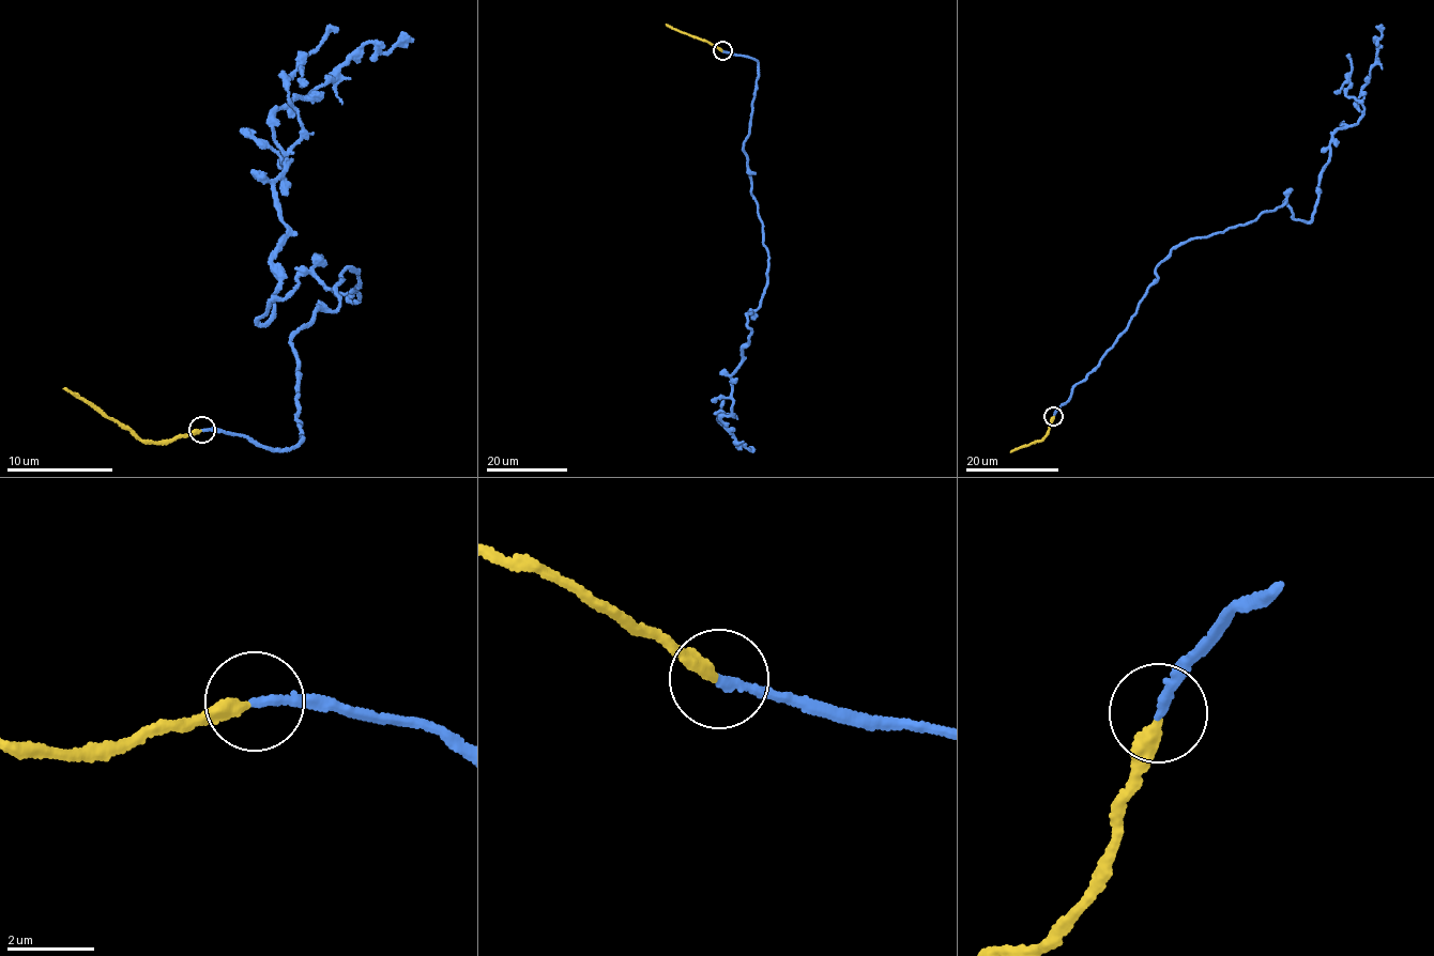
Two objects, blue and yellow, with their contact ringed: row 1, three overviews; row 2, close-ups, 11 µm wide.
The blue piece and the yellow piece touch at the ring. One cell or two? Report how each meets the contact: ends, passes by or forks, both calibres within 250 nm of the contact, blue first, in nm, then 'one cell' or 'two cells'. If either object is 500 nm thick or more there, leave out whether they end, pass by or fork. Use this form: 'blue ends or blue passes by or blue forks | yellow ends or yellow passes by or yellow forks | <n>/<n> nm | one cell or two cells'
blue ends | yellow ends | 200/300 nm | one cell

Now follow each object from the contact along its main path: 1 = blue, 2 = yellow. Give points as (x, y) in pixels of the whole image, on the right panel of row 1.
1: (1053, 416), (1127, 327), (1170, 251), (1285, 202), (1294, 219), (1310, 221), (1332, 134), (1361, 116), (1381, 25)
2: (1053, 416), (1040, 442), (1010, 451)

